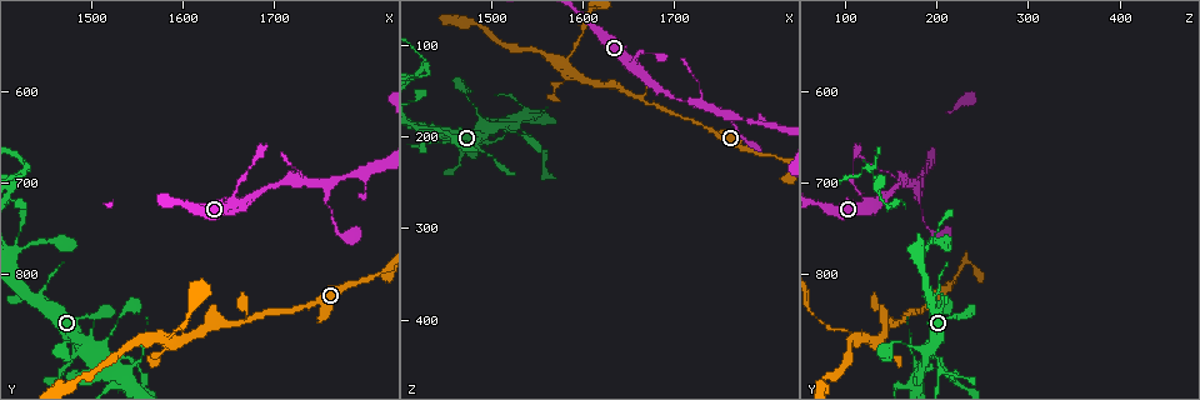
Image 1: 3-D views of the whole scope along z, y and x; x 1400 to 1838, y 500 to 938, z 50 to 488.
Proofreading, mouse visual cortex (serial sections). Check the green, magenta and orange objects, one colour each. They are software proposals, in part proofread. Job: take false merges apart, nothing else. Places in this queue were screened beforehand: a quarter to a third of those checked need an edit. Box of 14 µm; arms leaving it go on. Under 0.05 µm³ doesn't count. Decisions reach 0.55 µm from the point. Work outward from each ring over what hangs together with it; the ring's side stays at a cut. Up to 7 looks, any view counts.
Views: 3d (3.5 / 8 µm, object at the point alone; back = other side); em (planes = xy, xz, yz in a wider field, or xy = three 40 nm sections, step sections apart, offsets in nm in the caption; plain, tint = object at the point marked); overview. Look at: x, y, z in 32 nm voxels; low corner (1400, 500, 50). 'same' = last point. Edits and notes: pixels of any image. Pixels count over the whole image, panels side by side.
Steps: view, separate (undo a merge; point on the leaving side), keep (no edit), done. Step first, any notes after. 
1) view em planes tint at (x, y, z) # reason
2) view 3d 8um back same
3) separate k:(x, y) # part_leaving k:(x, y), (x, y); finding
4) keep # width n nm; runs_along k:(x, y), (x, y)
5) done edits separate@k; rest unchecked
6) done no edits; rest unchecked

view 3d 8um at (1665, 850, 160) # three-way junction

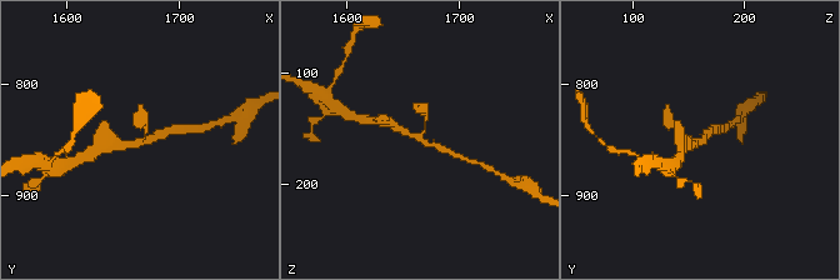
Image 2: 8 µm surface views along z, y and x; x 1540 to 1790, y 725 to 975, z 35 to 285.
view em xy step 5 tint at (1666, 850, 158) # arms 3; arm_widths 150, 250, 250 nm; need the tissue

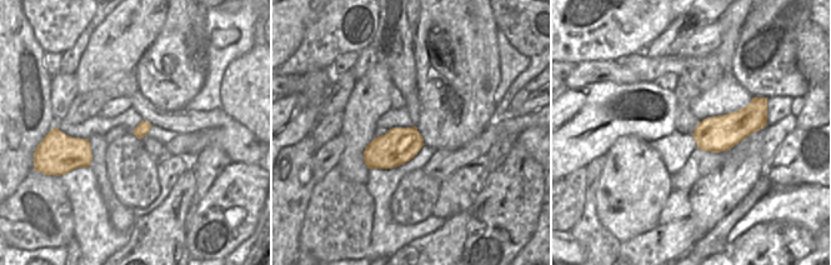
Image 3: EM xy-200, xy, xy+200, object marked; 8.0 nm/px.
keep # width 300 nm; runs_along 2:(449, 151), (429, 146), (388, 123); continuous, no second cell

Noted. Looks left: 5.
view 3d 3.5um at (1470, 905, 205) # a fork

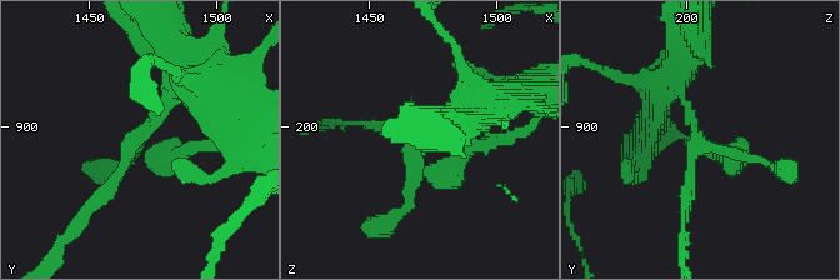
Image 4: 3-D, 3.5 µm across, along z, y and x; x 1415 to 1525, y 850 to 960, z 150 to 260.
view em planes tint at (1469, 906, 205)

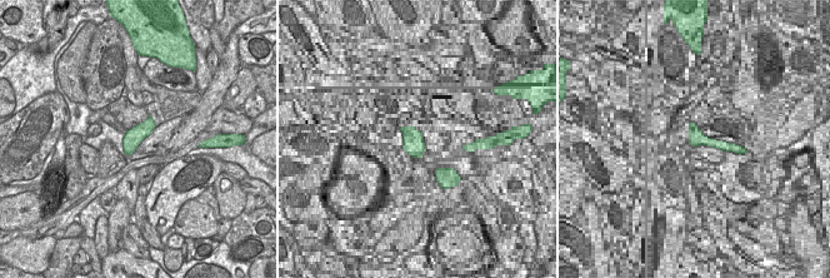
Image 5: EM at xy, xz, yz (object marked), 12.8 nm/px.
view em xy step 5 tint same # cut it another way

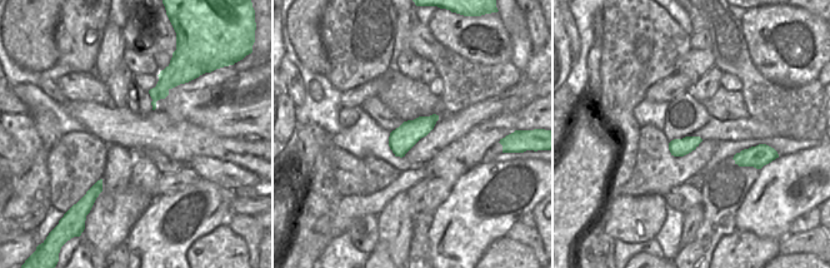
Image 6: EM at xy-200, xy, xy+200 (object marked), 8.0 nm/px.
keep # runs_along 4:(675, 73), (704, 145), (733, 156), (746, 138); one cell here

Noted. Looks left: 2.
done no edits; rest unchecked

